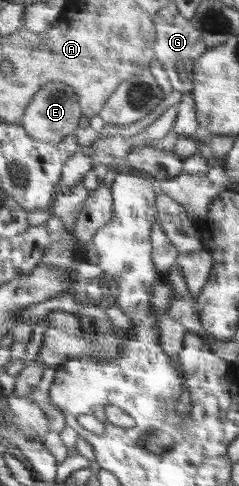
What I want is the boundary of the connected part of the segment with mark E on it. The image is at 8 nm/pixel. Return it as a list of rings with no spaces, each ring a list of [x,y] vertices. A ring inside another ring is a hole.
[[[53,81],[46,83],[34,94],[20,124],[34,139],[61,145],[65,137],[72,135],[79,128],[80,117],[82,110],[77,102],[77,93],[74,93],[72,87],[64,85],[64,82]]]

